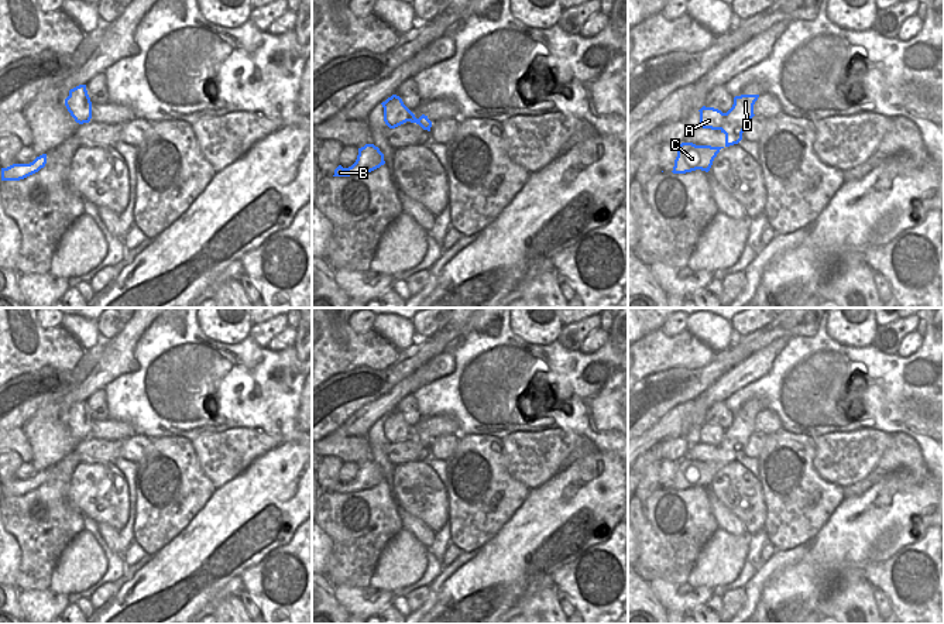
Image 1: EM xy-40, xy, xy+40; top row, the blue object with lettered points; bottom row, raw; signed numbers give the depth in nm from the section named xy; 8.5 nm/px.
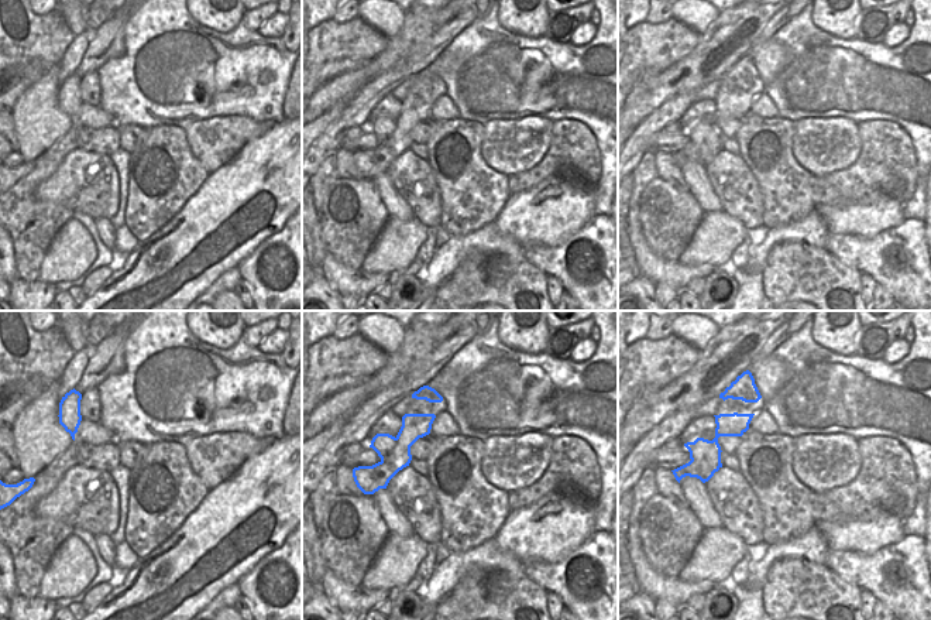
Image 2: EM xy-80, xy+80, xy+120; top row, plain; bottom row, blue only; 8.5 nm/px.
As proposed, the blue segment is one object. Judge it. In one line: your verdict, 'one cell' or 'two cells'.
two cells

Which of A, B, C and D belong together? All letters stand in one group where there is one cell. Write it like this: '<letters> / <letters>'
A / B C D

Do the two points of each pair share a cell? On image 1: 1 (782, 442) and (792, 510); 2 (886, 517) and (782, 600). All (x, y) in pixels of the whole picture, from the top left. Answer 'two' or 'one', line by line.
1: one
2: one

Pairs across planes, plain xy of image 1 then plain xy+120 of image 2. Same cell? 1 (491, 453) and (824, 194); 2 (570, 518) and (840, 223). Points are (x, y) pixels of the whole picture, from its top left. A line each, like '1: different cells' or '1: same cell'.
1: different cells
2: same cell

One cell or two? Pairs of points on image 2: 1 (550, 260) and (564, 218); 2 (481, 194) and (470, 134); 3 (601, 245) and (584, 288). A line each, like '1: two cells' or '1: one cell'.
1: two cells
2: one cell
3: one cell

